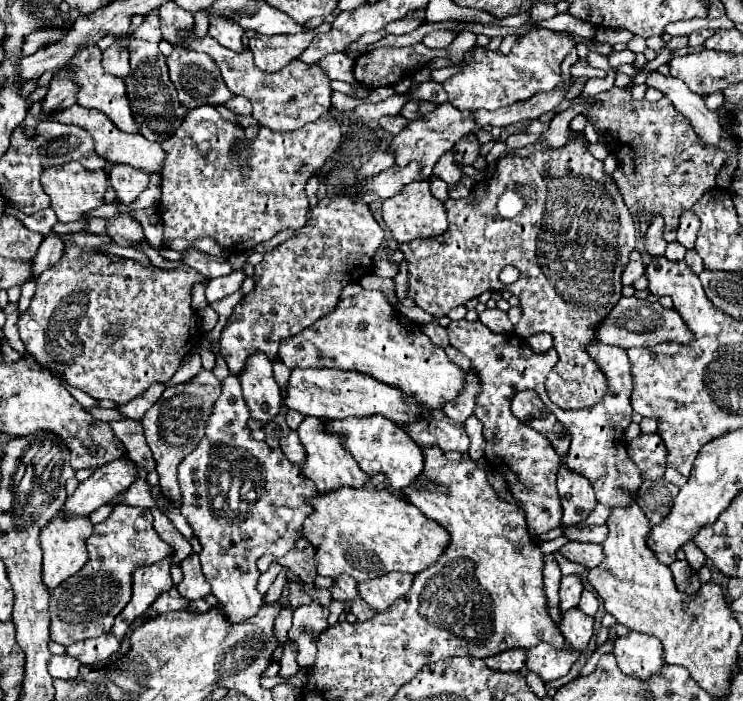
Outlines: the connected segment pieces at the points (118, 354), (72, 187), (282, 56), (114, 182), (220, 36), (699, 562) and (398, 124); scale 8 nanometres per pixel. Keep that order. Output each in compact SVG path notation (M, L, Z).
M65 241L61 261L37 275L37 289L31 305L17 321L19 337L37 363L63 373L69 385L85 391L93 399L111 399L123 405L143 393L151 383L165 383L171 379L181 359L199 345L201 329L197 325L197 313L191 307L191 287L195 283L205 285L207 277L189 265L167 270L154 268L151 274L133 259L107 255Z
M71 161L63 165L51 165L43 171L41 185L45 193L51 197L51 207L57 213L57 219L63 223L83 219L83 213L103 205L103 193L107 189L107 173L103 169L85 169L83 165Z
M305 31L297 35L271 35L271 37L255 35L253 39L249 39L247 47L255 57L255 65L261 71L273 73L283 69L293 59L297 59L299 53L307 49L313 37L315 31Z
M113 165L109 171L109 183L117 193L117 201L123 205L131 205L149 183L147 173L139 173L129 165Z
M213 19L211 25L209 25L209 31L207 31L211 37L215 37L215 41L235 53L241 53L243 51L243 43L241 43L241 37L243 37L243 29L239 29L239 25L235 21L219 21L219 19Z
M695 543L685 545L685 547L683 547L683 551L685 551L687 563L691 565L691 569L693 569L693 571L699 571L699 569L706 564L707 558L703 554L703 551L701 551L701 549L699 549Z
M395 115L395 117L381 117L379 123L381 123L381 127L385 131L389 131L389 133L395 135L395 133L399 133L407 125L407 119L403 119L401 115Z

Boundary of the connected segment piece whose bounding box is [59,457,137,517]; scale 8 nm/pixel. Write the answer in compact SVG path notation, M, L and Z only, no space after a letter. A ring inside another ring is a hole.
M117 459L99 467L89 479L81 481L77 491L67 497L61 507L63 517L85 517L105 505L117 493L125 491L137 479L137 469L131 459Z

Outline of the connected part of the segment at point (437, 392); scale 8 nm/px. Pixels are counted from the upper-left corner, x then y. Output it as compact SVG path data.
M363 291L355 297L341 299L339 309L315 321L315 325L299 333L299 337L283 341L283 345L279 345L279 359L289 369L337 367L371 375L385 385L391 381L395 383L391 387L415 399L421 413L443 409L445 401L457 399L465 381L465 371L449 363L445 351L433 345L421 327L393 309L381 291Z

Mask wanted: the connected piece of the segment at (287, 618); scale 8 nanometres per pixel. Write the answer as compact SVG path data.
M285 584L282 594L278 600L282 605L282 611L278 614L274 623L274 635L279 645L287 641L287 633L292 626L293 611L289 605L289 586Z

